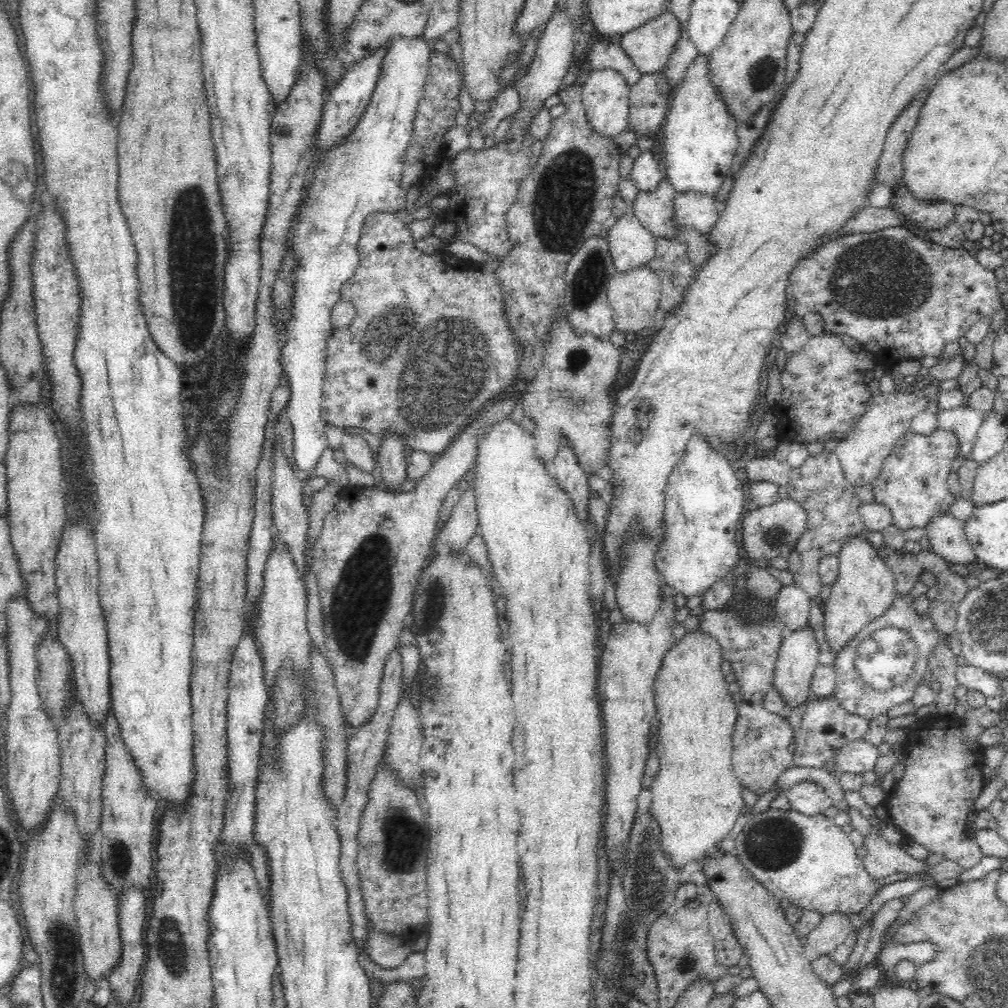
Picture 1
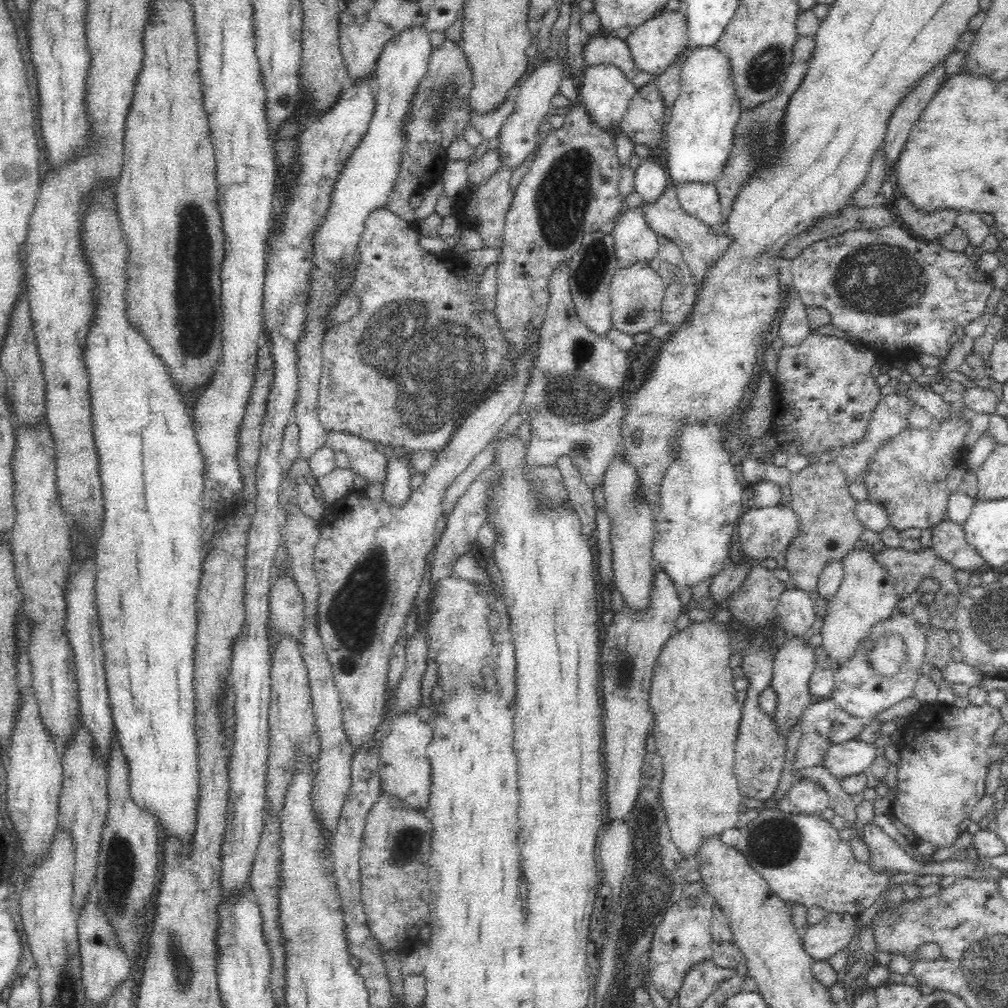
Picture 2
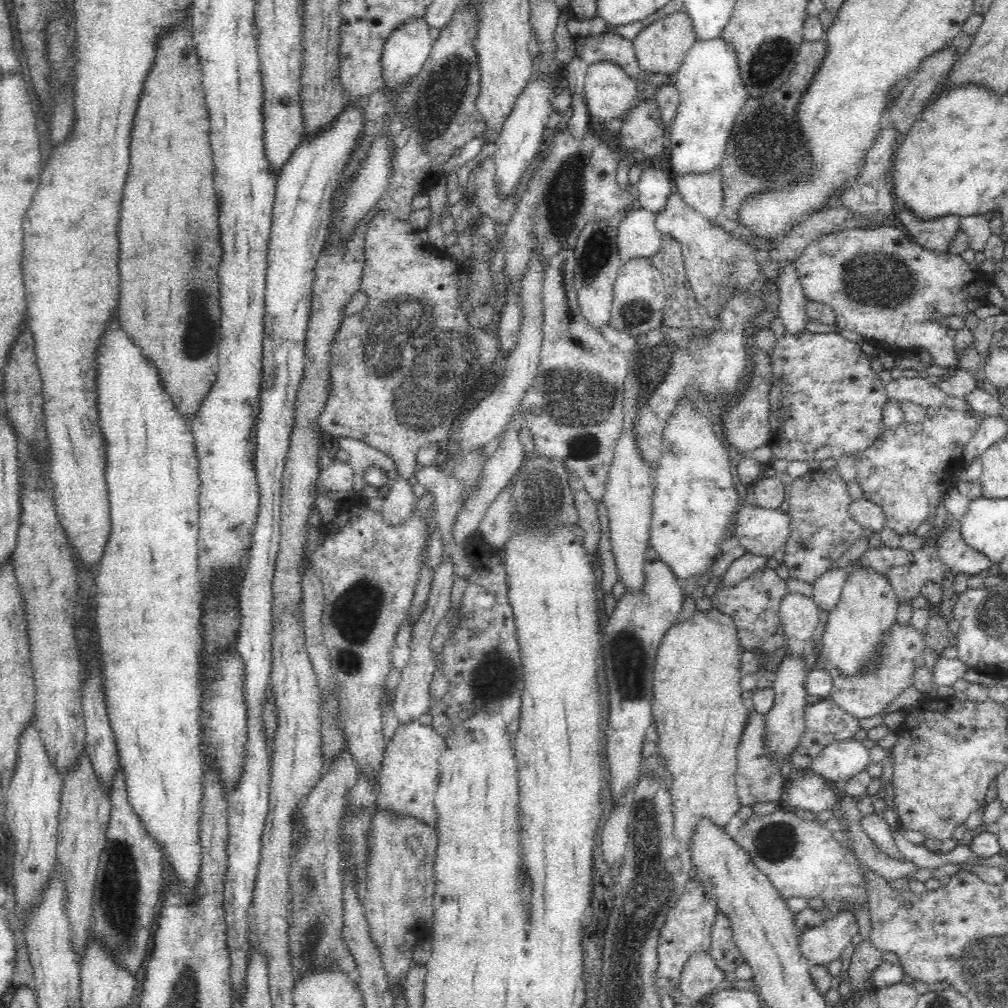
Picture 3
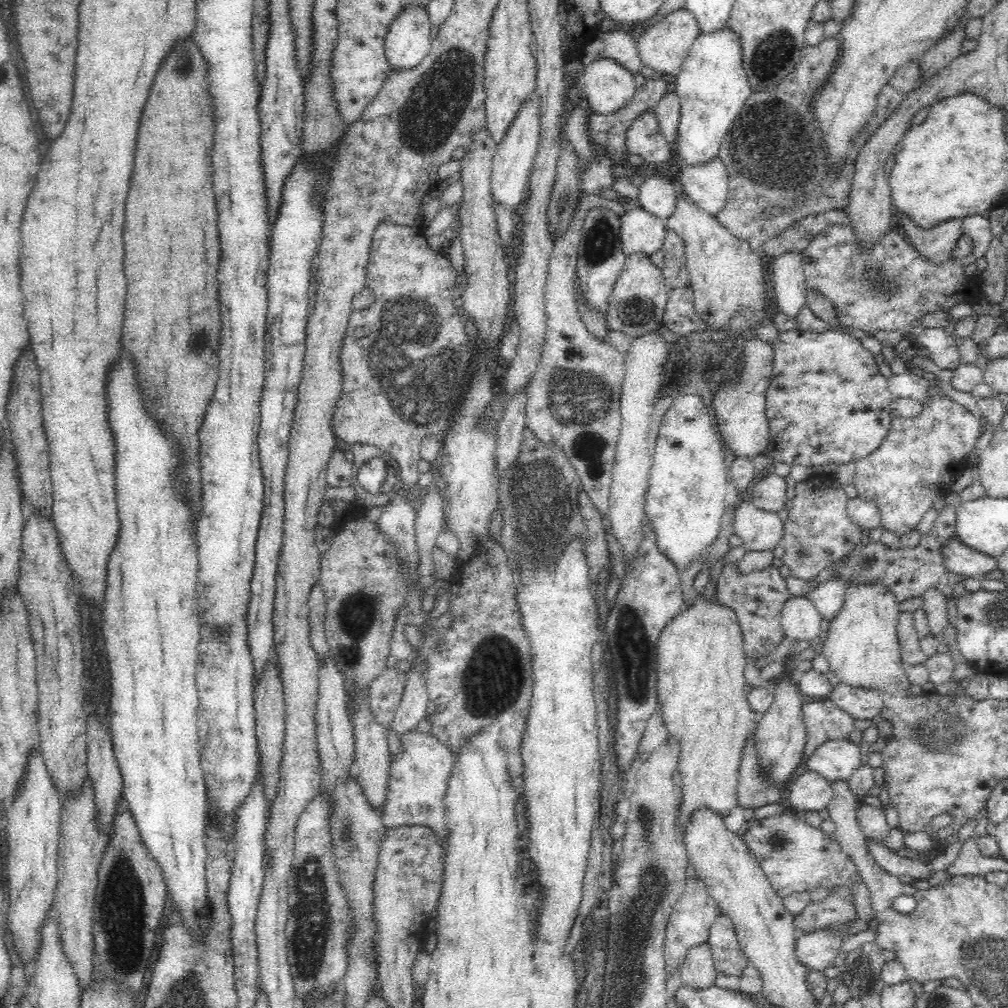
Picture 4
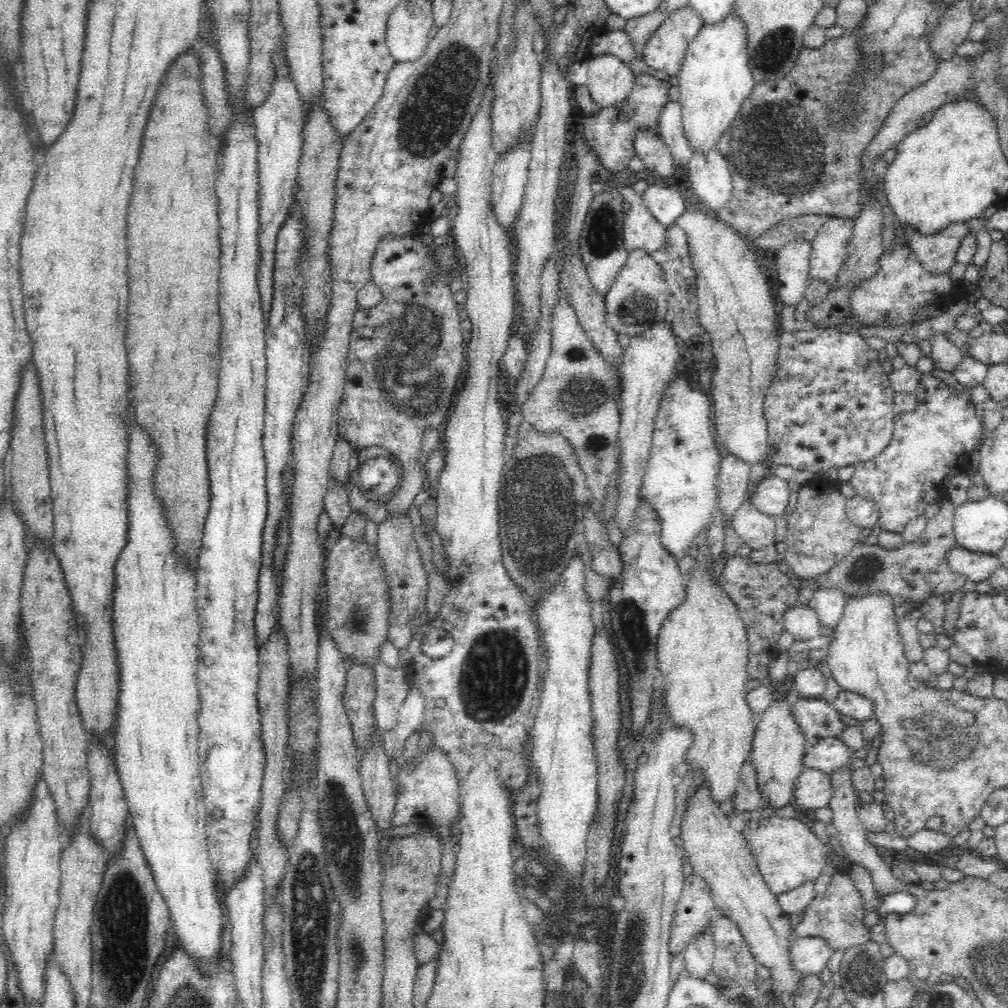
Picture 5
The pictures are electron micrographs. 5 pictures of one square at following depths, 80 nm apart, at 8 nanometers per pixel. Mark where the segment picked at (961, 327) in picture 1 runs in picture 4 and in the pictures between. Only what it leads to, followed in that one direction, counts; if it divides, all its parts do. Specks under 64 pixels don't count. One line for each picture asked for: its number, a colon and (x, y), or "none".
2: (886, 287)
3: (881, 284)
4: (890, 286)

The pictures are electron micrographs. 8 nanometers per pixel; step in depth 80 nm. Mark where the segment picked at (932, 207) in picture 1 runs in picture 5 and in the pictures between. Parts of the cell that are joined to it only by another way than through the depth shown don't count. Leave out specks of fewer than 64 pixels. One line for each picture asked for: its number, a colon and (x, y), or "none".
2: (929, 226)
3: (936, 234)
4: (936, 243)
5: (936, 252)

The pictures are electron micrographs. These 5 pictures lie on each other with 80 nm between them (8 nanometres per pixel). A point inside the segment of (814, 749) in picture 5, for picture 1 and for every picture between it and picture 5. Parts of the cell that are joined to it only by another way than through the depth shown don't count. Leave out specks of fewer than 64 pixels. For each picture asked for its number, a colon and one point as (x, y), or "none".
1: (858, 757)
2: (855, 756)
3: (839, 761)
4: (836, 759)

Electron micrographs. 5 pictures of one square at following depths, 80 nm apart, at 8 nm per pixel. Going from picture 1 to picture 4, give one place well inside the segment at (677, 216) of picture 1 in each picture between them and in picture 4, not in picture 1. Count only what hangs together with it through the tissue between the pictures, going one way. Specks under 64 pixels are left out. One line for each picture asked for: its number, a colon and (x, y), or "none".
2: (699, 200)
3: (703, 192)
4: (706, 186)

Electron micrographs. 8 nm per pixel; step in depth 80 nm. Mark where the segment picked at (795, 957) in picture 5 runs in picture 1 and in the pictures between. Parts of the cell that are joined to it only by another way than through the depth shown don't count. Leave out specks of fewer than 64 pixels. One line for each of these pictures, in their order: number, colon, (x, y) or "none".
1: (833, 929)
2: (823, 940)
3: (822, 944)
4: (817, 950)

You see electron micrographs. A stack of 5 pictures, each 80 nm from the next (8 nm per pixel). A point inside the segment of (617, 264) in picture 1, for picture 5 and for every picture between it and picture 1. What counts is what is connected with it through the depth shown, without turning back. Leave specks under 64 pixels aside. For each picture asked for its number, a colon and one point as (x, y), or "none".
2: (634, 241)
3: (637, 236)
4: (641, 232)
5: (640, 230)

